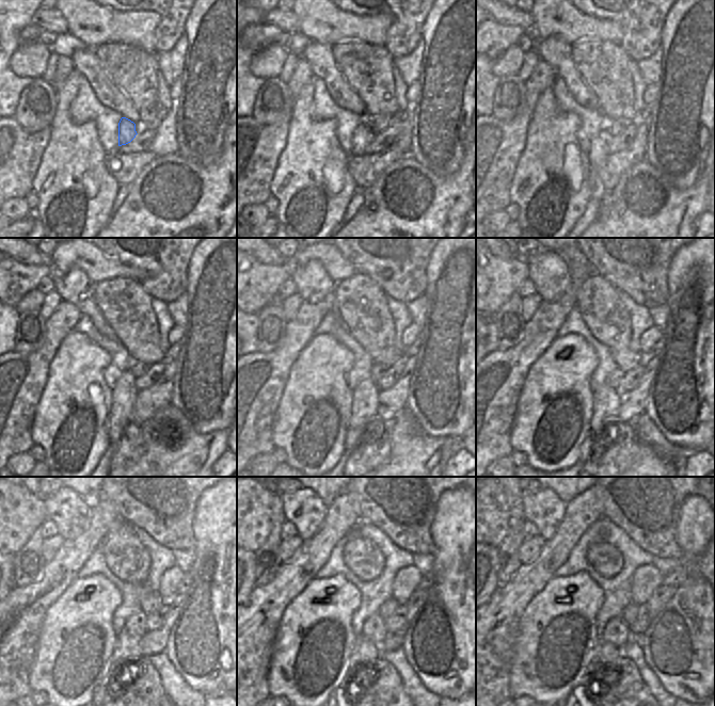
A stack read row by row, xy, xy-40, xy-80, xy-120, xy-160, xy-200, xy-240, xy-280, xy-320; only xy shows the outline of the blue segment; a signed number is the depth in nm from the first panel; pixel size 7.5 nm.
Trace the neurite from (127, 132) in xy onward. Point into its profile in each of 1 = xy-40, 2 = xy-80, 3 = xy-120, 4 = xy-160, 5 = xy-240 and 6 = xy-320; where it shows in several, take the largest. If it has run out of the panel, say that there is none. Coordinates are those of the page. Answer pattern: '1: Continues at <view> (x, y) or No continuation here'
1: Continues at xy-40 (363, 135)
2: Continues at xy-80 (599, 153)
3: Continues at xy-120 (124, 391)
4: Continues at xy-160 (365, 403)
5: Continues at xy-240 (127, 647)
6: Continues at xy-320 (600, 669).

